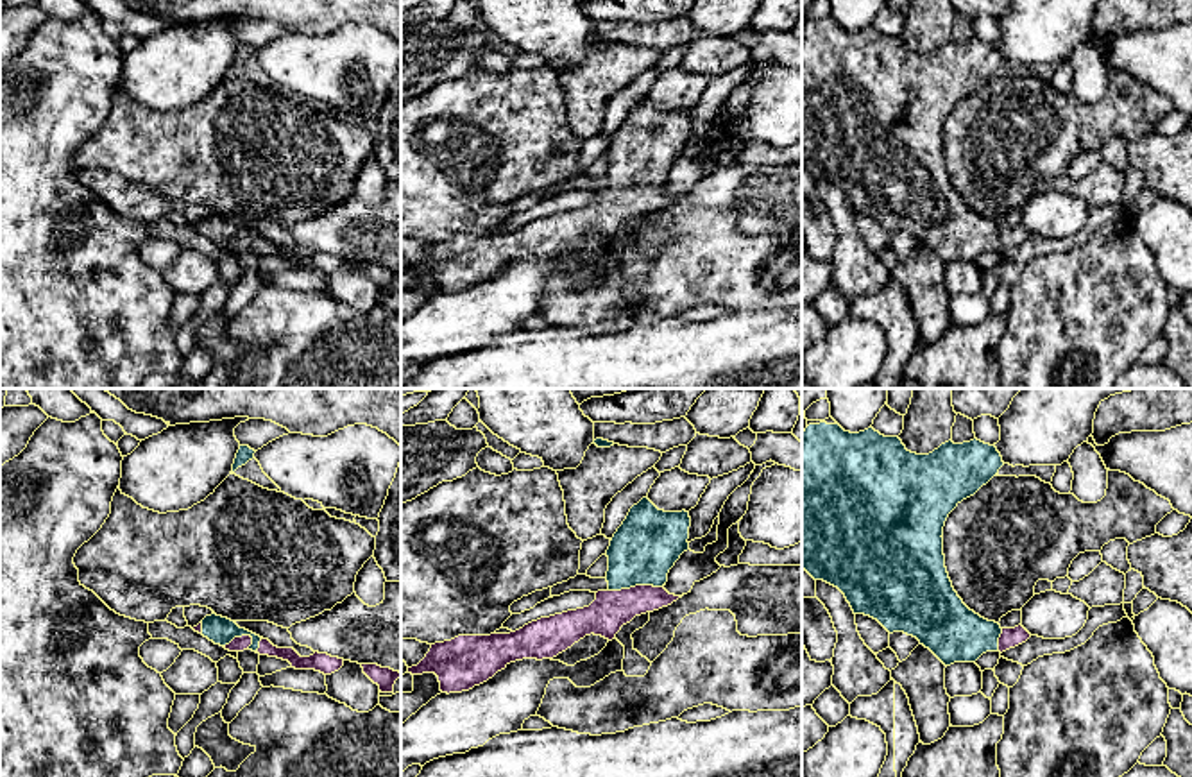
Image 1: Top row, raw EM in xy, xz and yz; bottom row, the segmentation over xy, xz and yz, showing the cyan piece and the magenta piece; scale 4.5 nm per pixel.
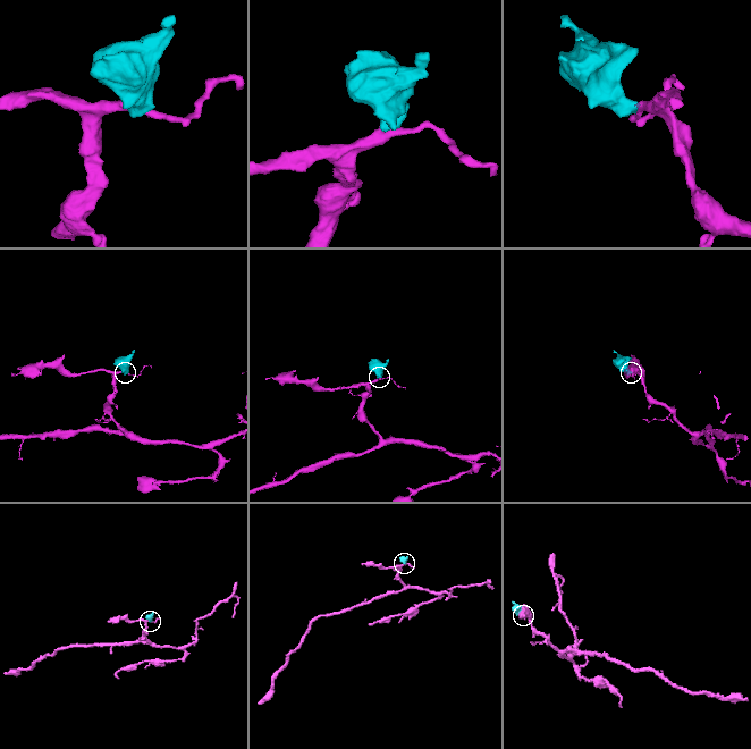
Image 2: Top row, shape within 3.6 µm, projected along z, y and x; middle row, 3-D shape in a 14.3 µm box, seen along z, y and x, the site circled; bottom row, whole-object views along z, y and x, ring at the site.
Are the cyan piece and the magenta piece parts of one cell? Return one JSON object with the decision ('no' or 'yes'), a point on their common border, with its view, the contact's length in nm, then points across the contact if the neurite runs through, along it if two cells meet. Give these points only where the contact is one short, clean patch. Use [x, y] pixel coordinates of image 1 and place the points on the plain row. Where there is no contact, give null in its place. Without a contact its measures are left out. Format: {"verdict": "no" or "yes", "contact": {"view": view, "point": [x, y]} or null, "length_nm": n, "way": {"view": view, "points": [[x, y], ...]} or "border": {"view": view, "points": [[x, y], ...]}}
{"verdict": "yes", "contact": {"view": "xz", "point": [636, 183]}, "length_nm": 260, "way": {"view": "xz", "points": [[648, 142], [639, 154], [636, 183], [611, 208]]}}

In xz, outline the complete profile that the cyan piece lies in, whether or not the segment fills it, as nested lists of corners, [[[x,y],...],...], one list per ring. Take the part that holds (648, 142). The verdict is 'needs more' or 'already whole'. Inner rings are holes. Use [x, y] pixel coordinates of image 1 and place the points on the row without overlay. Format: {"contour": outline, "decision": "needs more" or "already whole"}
{"contour": [[[648,95],[643,97],[630,107],[610,140],[607,149],[609,170],[605,175],[609,188],[598,190],[596,199],[589,206],[541,217],[510,233],[458,235],[451,240],[435,242],[417,265],[408,267],[408,272],[435,272],[442,292],[462,292],[487,281],[510,261],[553,258],[585,235],[594,233],[612,240],[621,226],[635,215],[659,209],[682,197],[669,193],[664,184],[669,168],[689,149],[689,125],[689,111],[664,111]]], "decision": "needs more"}

